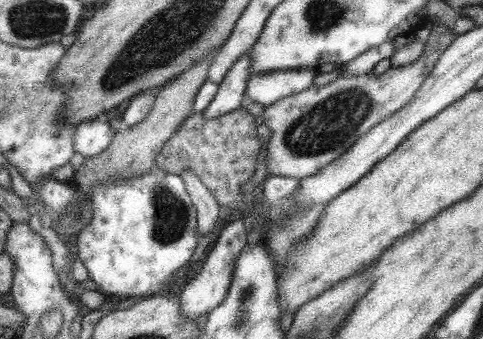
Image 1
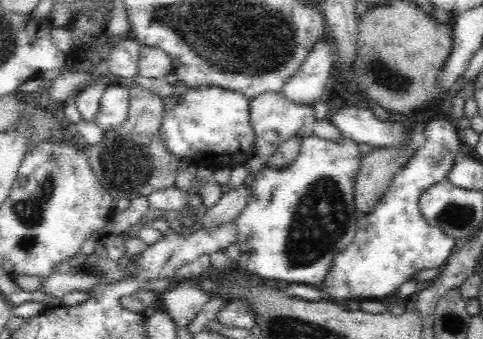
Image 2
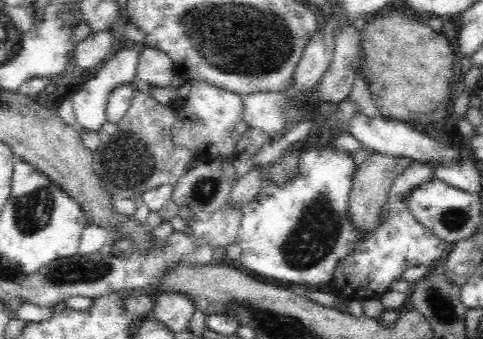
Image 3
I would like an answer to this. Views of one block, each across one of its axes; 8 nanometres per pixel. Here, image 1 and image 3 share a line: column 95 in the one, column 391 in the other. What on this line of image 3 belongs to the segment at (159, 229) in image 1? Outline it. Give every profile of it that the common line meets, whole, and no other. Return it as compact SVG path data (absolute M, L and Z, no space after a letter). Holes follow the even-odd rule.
M412 162L404 174L400 174L388 194L386 200L386 210L384 218L374 226L364 230L364 234L358 238L354 250L346 254L330 280L330 292L346 298L346 300L370 300L370 298L380 298L386 292L392 292L392 284L402 280L404 272L412 266L428 266L428 268L438 268L438 262L448 254L448 248L452 242L440 240L432 230L428 230L424 224L416 220L416 216L408 210L406 200L414 190L426 186L428 182L436 180L436 170L442 168L444 162Z

